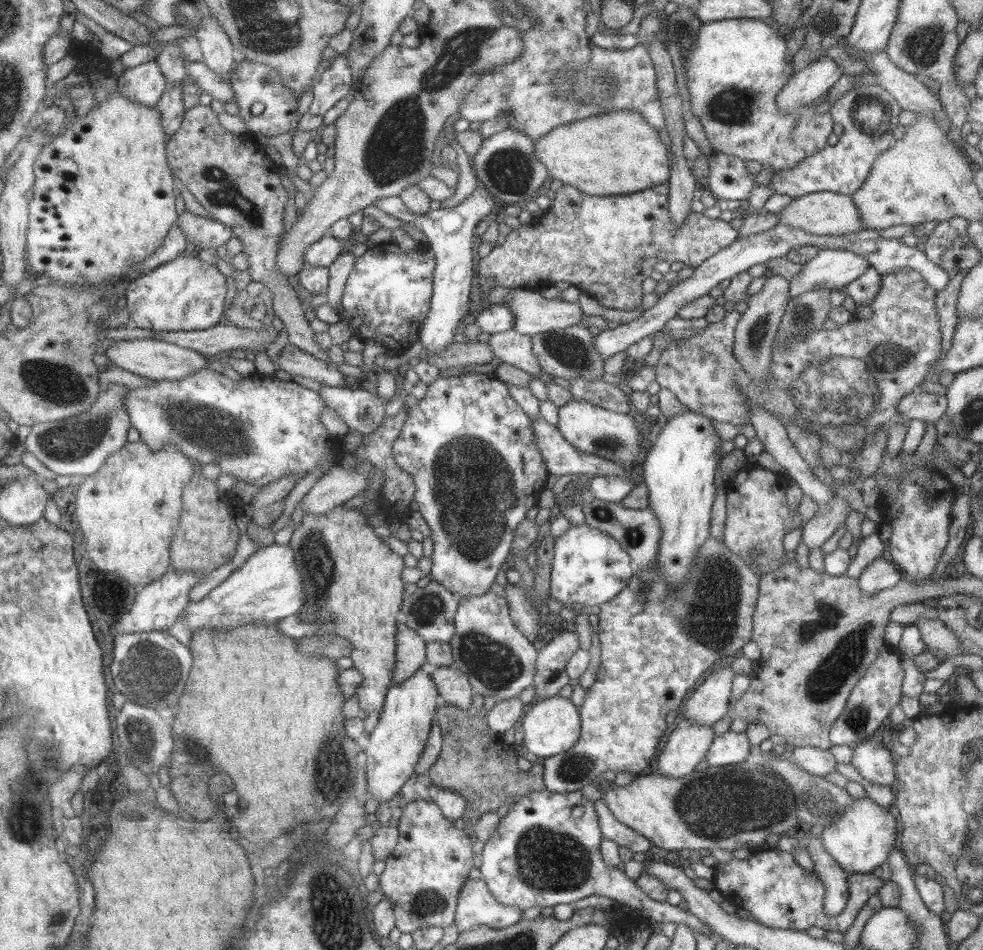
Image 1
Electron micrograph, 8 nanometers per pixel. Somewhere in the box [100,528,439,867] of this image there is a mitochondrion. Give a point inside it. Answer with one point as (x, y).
(149, 669)

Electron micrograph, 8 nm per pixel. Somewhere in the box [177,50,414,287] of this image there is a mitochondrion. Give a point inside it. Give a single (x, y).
(222, 191)

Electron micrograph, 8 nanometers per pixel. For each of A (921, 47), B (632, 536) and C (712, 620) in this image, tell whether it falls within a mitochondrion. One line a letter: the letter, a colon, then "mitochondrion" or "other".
A: mitochondrion
B: mitochondrion
C: mitochondrion

